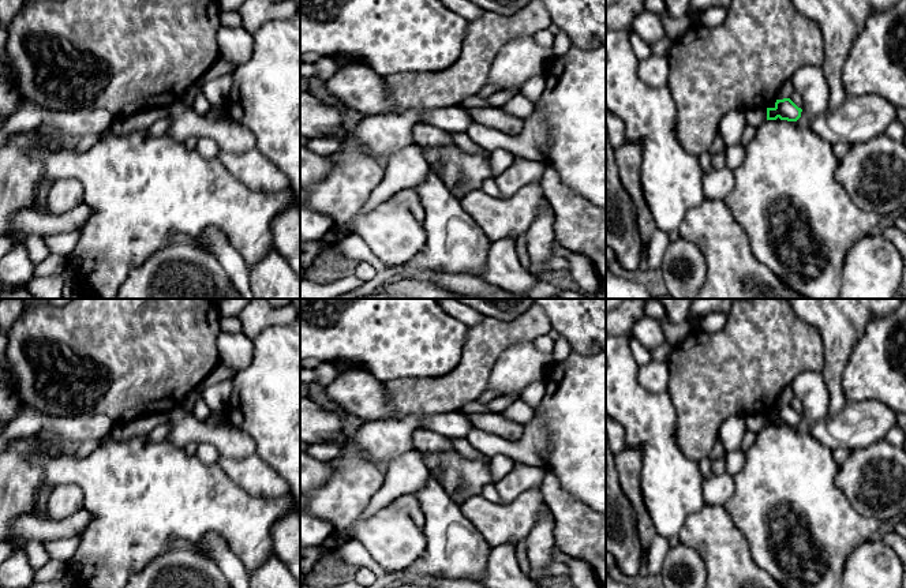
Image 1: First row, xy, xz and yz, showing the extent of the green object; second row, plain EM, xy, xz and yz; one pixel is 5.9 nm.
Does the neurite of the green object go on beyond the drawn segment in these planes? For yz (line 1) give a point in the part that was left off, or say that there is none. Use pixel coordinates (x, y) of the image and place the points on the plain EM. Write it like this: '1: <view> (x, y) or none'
1: none

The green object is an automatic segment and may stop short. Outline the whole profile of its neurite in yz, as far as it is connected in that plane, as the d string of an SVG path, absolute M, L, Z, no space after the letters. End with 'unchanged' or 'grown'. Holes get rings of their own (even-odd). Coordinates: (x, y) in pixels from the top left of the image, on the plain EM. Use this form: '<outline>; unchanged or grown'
M790 404L776 405L774 413L767 413L767 426L797 427L801 423L802 415L798 413Z; unchanged

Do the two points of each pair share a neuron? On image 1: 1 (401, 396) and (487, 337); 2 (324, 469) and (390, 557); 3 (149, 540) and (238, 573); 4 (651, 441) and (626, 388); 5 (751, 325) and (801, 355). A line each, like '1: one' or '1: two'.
1: one
2: two
3: two
4: one
5: one

